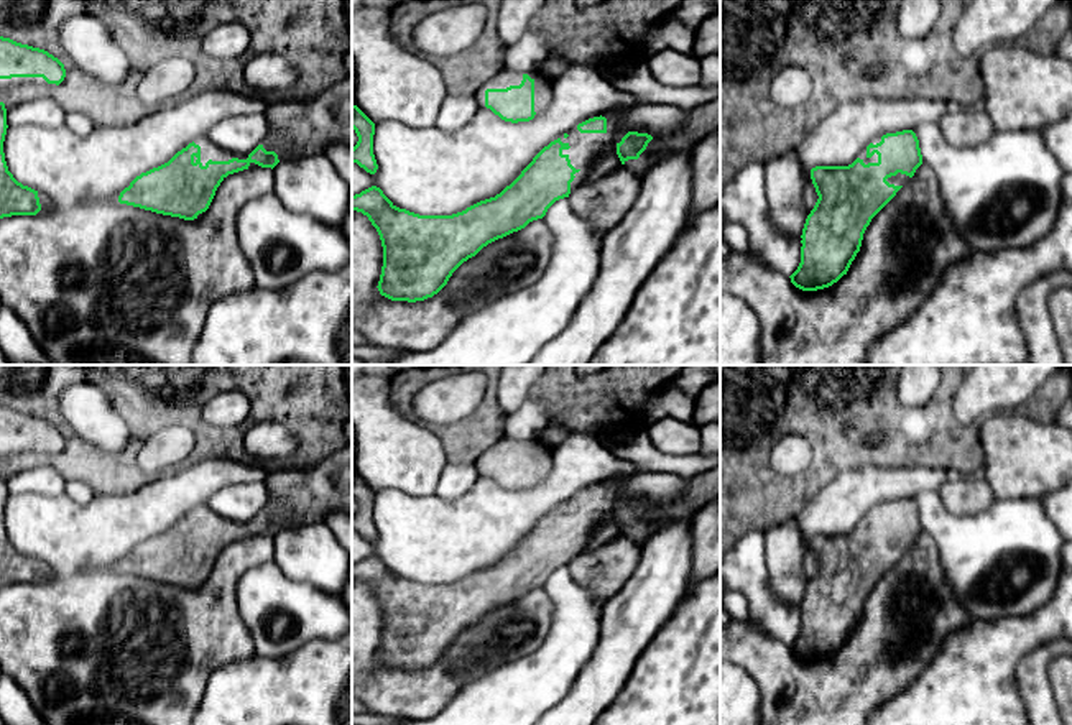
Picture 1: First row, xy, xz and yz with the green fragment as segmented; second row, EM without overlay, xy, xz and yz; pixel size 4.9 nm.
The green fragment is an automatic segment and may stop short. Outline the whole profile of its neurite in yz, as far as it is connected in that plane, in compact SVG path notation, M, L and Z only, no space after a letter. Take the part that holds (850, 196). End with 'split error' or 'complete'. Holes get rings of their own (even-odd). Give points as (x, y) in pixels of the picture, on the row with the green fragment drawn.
M903 130L873 138L848 166L812 168L811 179L819 199L806 219L801 263L789 276L791 283L802 291L817 291L847 275L871 219L909 182L921 164L922 155L916 133Z | split error

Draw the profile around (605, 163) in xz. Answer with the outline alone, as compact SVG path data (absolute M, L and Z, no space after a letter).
M605 151L605 153L602 153L595 159L595 163L592 164L592 168L589 169L585 182L592 182L592 181L597 181L597 179L610 174L620 164L621 164L621 161L620 161L617 151Z

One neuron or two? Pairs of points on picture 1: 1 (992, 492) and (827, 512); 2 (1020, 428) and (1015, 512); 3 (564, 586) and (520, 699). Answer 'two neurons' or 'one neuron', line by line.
1: one neuron
2: two neurons
3: one neuron

